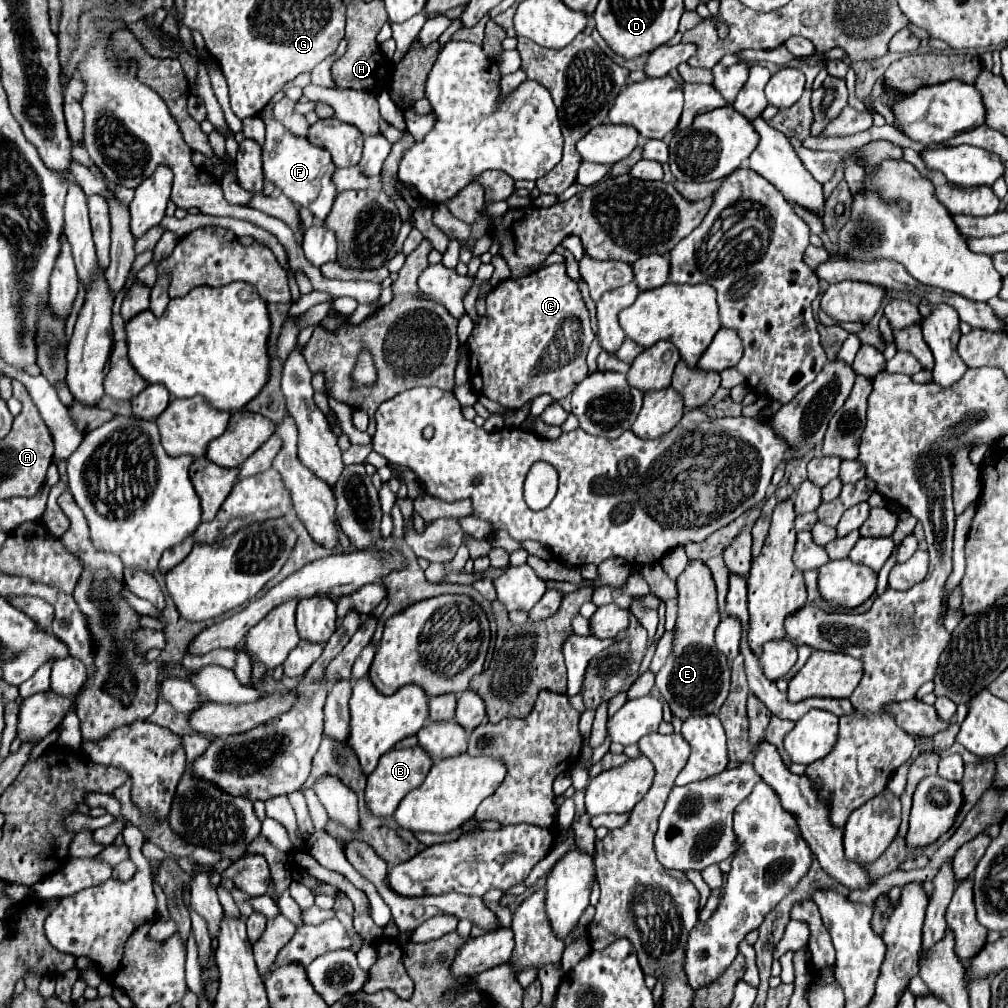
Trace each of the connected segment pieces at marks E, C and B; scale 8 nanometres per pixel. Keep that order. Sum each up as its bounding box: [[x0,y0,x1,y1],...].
[[656,560,730,720],[468,260,594,410],[366,746,432,816]]

